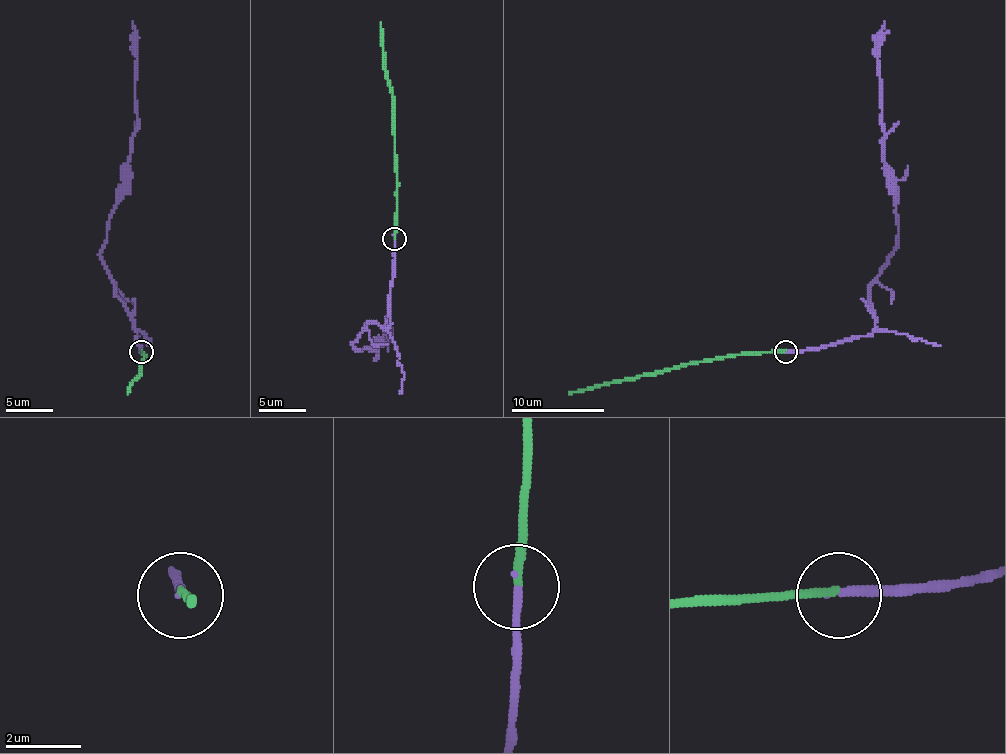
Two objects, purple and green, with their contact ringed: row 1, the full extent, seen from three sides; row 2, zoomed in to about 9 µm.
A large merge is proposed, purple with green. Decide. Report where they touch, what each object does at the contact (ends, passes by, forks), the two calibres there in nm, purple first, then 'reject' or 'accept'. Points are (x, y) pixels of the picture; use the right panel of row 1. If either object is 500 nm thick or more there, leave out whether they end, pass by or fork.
(785, 352) | purple ends | green ends | 220/240 nm | accept

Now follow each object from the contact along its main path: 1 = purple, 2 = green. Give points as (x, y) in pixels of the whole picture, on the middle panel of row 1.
1: (394, 239), (390, 323), (385, 328), (369, 323), (353, 342), (362, 351), (390, 335), (390, 330), (385, 337)
2: (394, 237), (397, 157), (392, 90), (380, 22)

